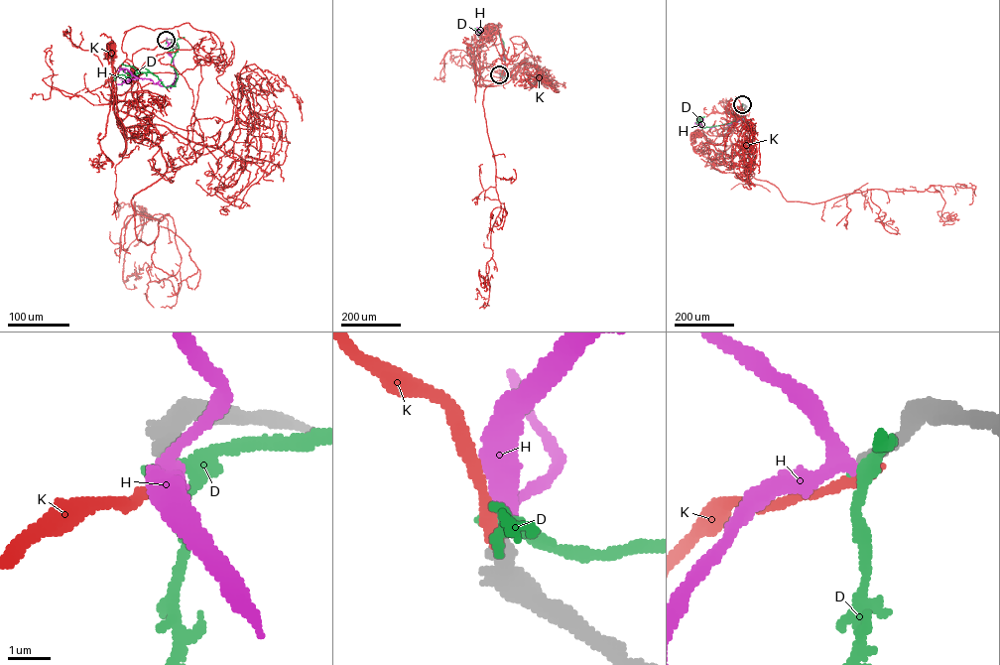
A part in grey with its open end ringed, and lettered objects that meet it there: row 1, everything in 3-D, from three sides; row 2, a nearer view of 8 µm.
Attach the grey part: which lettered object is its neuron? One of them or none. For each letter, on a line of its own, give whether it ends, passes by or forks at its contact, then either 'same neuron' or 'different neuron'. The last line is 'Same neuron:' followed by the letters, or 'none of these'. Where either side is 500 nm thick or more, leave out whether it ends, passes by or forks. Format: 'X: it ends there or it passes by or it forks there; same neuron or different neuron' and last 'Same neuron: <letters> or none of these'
D: it forks there; different neuron
H: it passes by; same neuron
K: it ends there; different neuron
Same neuron: H

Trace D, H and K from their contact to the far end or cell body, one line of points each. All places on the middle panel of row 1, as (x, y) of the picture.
D: (499, 74), (505, 74), (502, 73), (505, 64), (503, 41), (495, 30), (485, 34), (474, 30)
H: (499, 74), (503, 74), (504, 63), (498, 34), (495, 30), (488, 33), (480, 30), (477, 35), (481, 35)
K: (499, 74), (488, 67), (475, 68), (474, 64), (473, 67), (473, 58)

